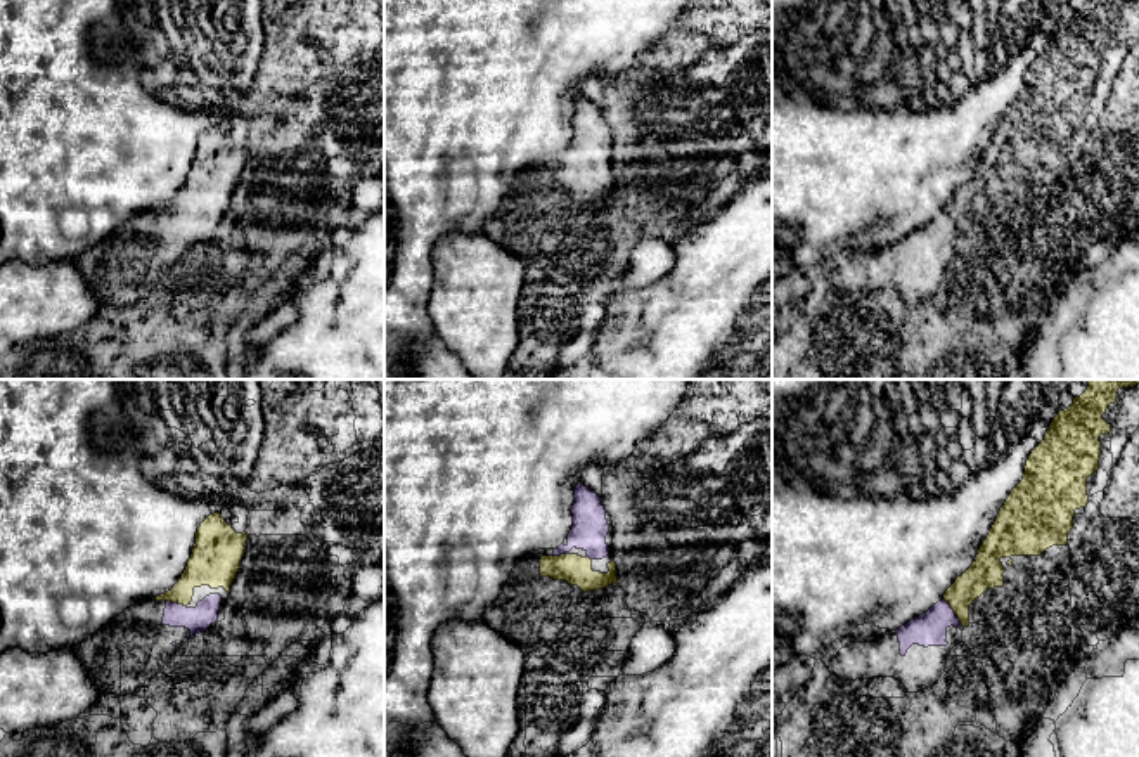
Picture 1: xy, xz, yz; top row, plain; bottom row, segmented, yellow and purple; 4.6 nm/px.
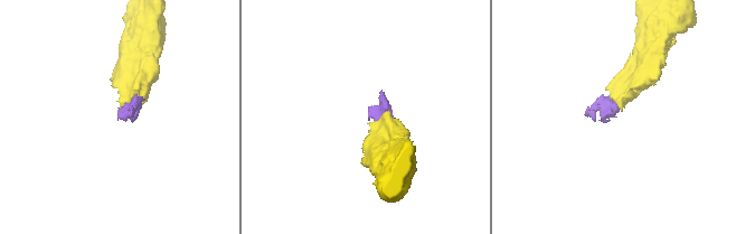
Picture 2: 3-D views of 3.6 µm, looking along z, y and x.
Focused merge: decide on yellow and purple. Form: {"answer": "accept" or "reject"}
{"answer": "accept"}

